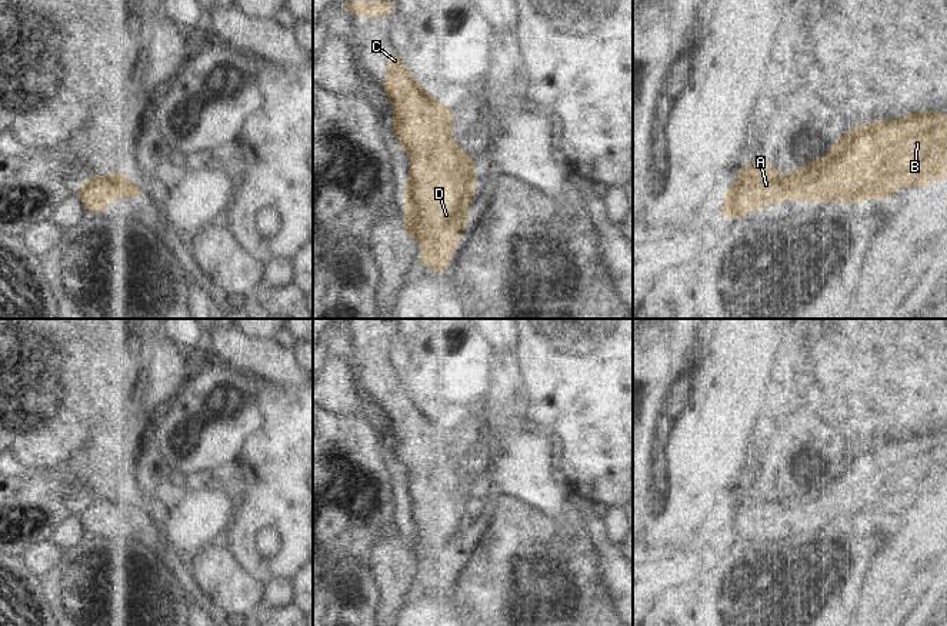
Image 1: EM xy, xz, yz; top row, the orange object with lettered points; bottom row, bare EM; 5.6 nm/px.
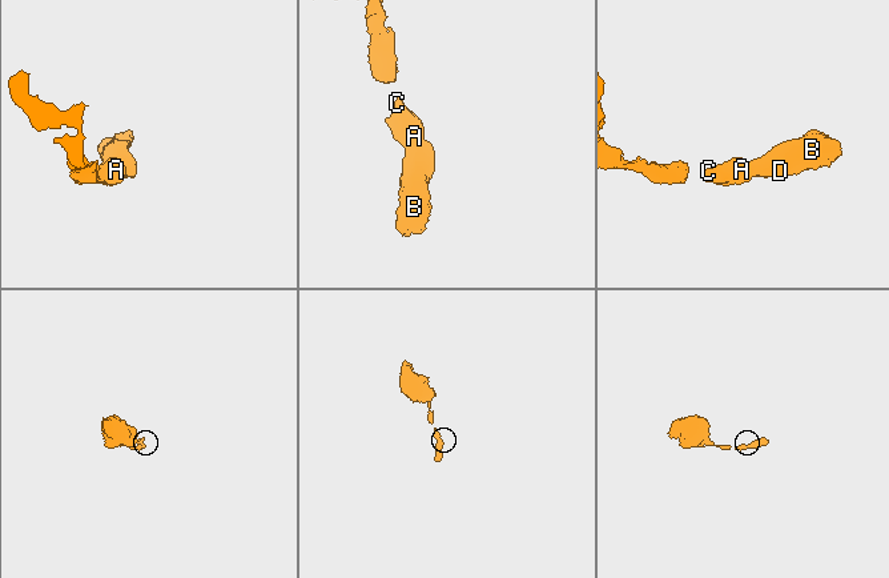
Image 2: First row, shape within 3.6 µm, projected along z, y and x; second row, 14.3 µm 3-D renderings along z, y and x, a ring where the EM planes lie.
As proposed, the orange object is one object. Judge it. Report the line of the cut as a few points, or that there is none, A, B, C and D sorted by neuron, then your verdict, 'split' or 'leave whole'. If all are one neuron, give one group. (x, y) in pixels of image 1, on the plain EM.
no cut; A B C D; leave whole

